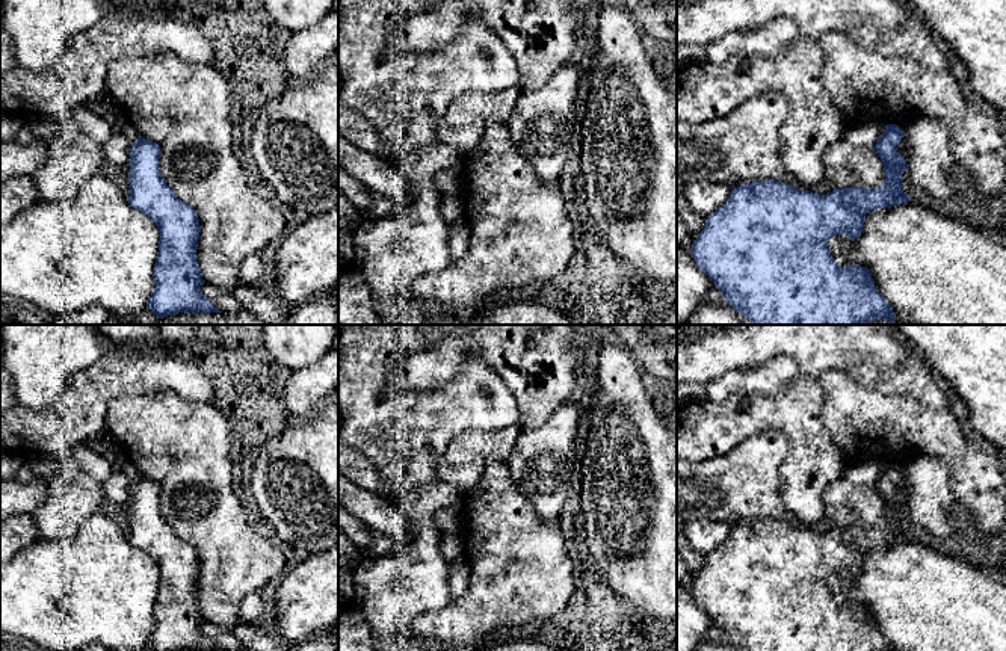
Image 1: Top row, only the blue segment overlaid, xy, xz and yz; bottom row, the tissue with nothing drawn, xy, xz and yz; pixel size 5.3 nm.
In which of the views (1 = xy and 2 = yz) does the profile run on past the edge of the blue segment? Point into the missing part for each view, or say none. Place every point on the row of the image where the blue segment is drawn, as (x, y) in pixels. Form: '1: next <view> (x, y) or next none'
1: next none
2: next none

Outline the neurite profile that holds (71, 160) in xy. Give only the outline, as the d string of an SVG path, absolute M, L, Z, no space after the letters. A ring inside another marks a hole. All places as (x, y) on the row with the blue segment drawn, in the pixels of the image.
M71 128L68 137L48 142L47 162L30 177L39 199L69 202L86 180L101 172L103 162L103 145Z

